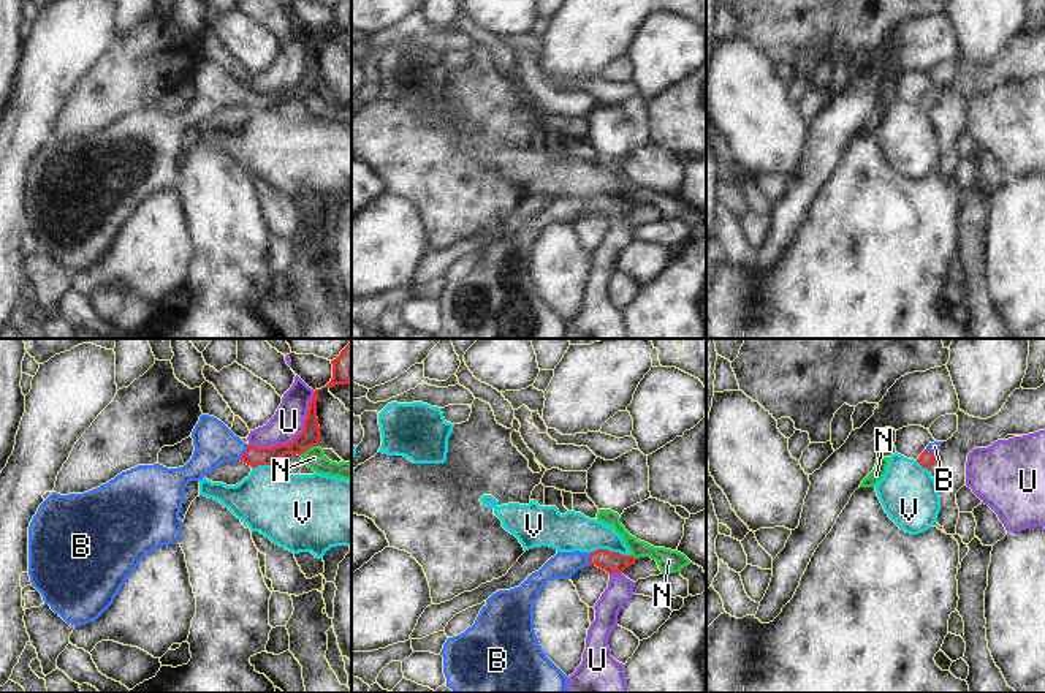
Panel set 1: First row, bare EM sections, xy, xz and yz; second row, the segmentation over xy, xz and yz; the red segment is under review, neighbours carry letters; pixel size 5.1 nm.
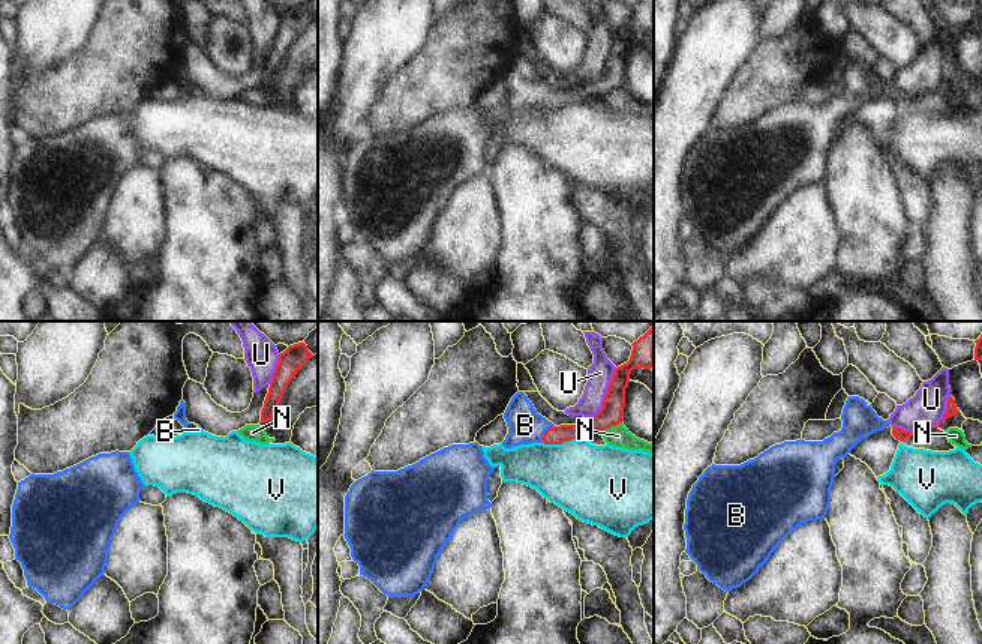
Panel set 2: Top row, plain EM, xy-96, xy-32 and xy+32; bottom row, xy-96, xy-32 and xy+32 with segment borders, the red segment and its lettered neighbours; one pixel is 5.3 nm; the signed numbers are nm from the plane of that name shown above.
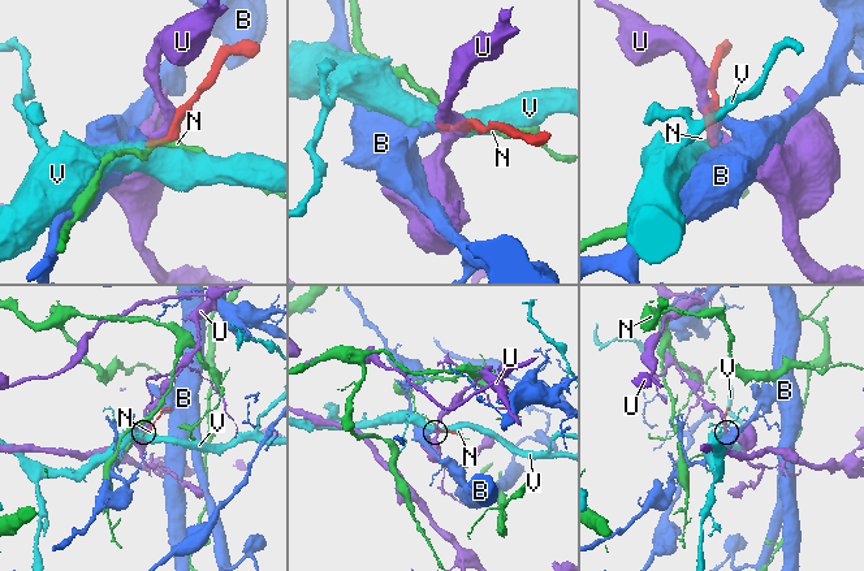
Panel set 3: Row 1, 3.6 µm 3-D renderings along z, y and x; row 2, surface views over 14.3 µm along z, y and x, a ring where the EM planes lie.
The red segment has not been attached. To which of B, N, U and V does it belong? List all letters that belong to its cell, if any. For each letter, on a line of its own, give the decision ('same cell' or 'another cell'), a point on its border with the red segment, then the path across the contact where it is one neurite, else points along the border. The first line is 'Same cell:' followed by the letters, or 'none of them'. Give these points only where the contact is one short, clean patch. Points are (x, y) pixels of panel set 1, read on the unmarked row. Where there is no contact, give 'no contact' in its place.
Same cell: B
B: same cell | xy (244, 98) | across xy (254, 102), (244, 98), (214, 89)
N: another cell | xy (309, 92) | along xy (319, 89), (300, 100)
U: another cell | xy (296, 83)
V: another cell | xz (610, 196) | along xz (589, 198), (610, 195), (630, 201)

